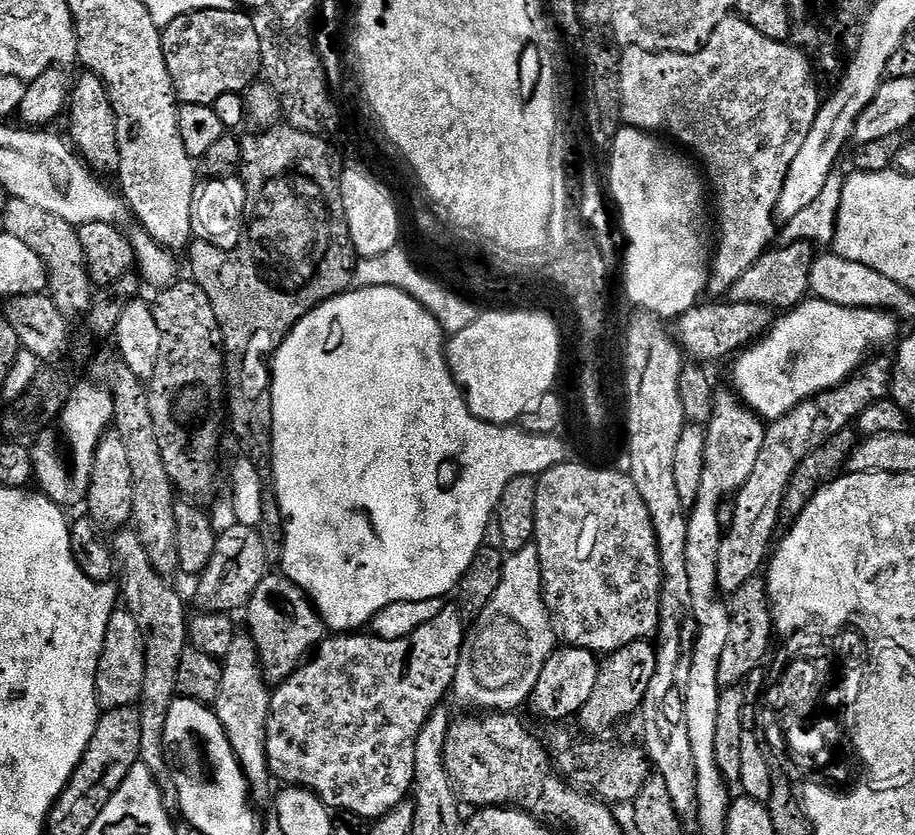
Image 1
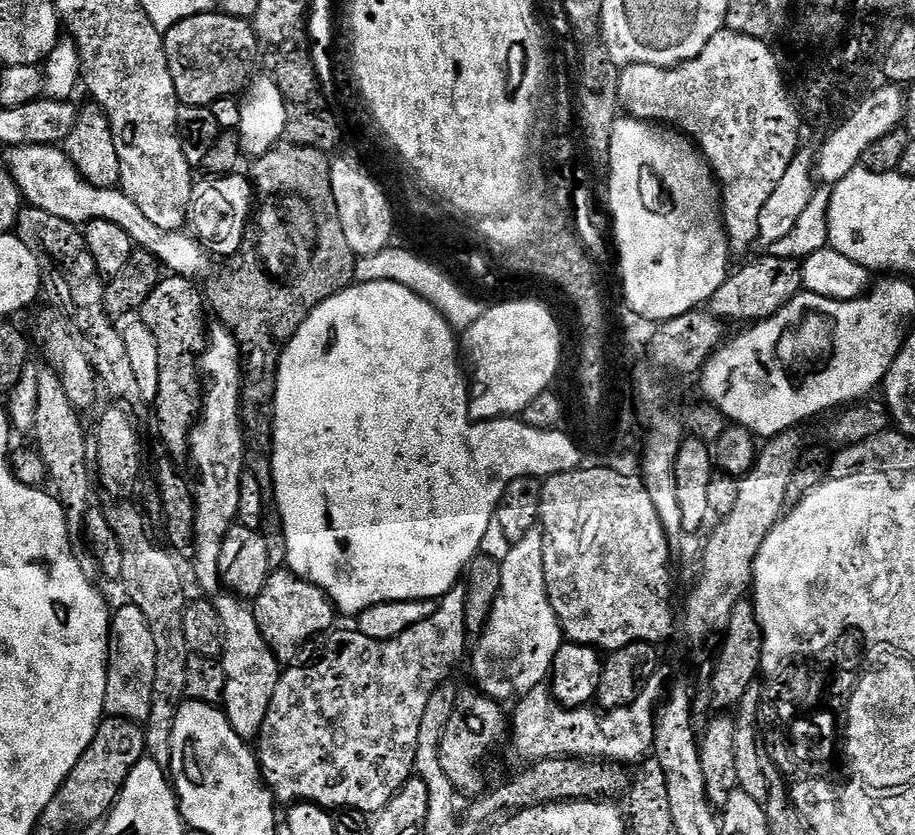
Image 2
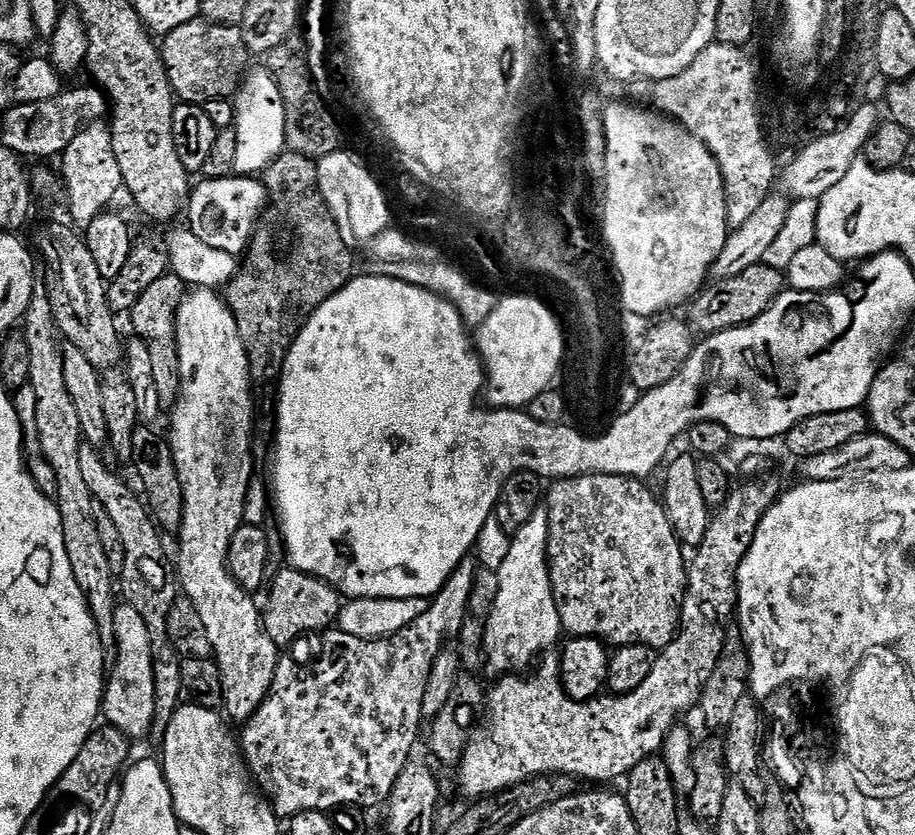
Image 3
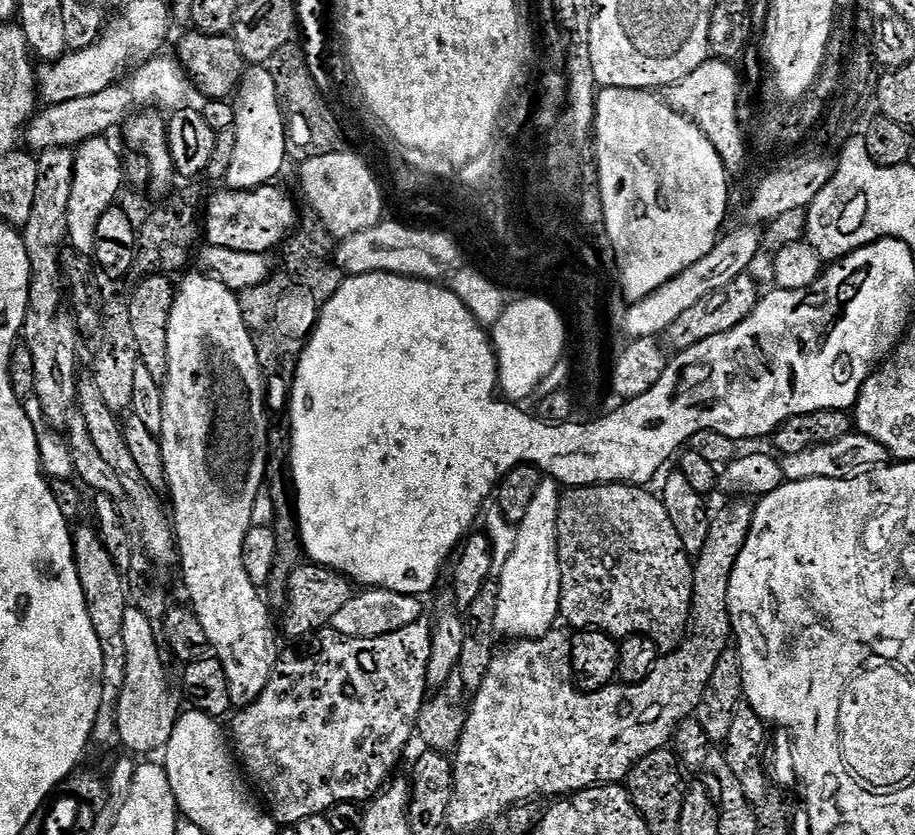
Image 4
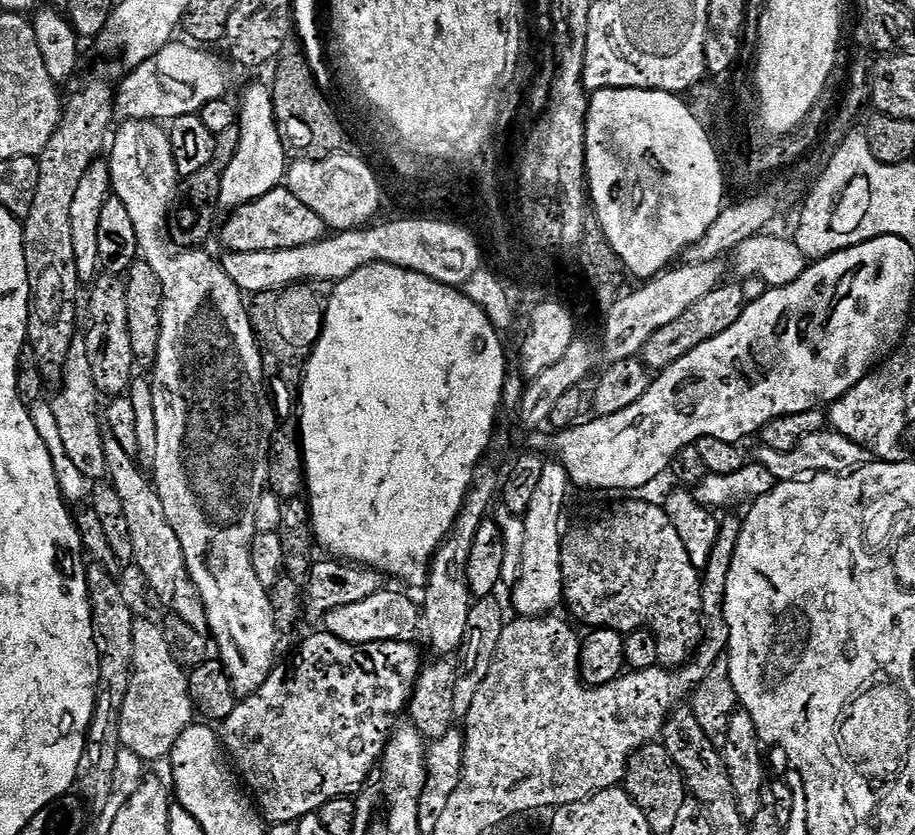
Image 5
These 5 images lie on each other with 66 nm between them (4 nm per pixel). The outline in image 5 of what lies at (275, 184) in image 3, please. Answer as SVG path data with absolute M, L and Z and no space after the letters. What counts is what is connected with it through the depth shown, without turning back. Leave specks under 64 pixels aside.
M301 282L291 284L289 288L282 288L278 292L258 292L251 297L250 315L252 328L256 331L256 343L260 346L260 357L264 363L265 373L269 377L277 376L284 384L299 385L304 379L304 372L308 369L308 357L320 338L324 329L324 310L326 307L325 293L320 293L315 283Z

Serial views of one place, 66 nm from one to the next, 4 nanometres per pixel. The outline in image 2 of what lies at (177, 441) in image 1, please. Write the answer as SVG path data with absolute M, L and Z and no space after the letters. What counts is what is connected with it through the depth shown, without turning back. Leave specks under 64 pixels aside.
M165 275L160 283L154 286L154 290L148 292L143 306L138 309L138 316L146 326L153 331L158 344L158 392L154 403L156 409L156 428L164 439L163 447L169 456L173 458L187 457L190 449L188 437L192 431L192 425L196 423L202 407L202 388L196 385L198 380L198 353L206 343L206 328L200 321L200 311L206 308L206 300L195 288L193 281L187 276Z

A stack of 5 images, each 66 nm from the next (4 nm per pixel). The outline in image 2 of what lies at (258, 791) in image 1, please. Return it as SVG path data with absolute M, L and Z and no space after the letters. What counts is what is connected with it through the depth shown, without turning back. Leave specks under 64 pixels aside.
M223 594L216 600L214 611L222 629L222 641L224 640L224 698L222 710L228 715L228 721L234 731L243 740L255 741L260 734L260 727L266 716L266 710L270 710L270 698L274 698L276 684L280 680L282 671L281 661L268 648L268 643L262 638L258 630L255 611L240 597L231 594Z

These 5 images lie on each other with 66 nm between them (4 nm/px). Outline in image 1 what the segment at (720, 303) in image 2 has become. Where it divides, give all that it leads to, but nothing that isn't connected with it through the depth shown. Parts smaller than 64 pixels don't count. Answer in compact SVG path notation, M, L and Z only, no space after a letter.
M806 241L785 244L778 248L777 252L763 252L758 262L754 262L754 266L750 266L750 270L746 270L742 278L738 278L730 293L735 303L761 304L773 310L791 310L804 303L810 292L811 266L817 258L817 249Z

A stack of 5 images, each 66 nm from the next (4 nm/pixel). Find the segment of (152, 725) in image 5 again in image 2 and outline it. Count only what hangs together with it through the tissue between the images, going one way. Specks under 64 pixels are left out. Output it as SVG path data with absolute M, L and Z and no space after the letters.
M124 602L122 606L116 611L111 613L109 619L108 630L108 673L104 679L104 711L108 716L117 716L118 718L126 718L127 720L134 720L137 722L147 721L150 714L150 702L152 701L152 694L154 690L154 638L150 634L149 624L145 622L145 618L142 615L142 610L133 604Z

